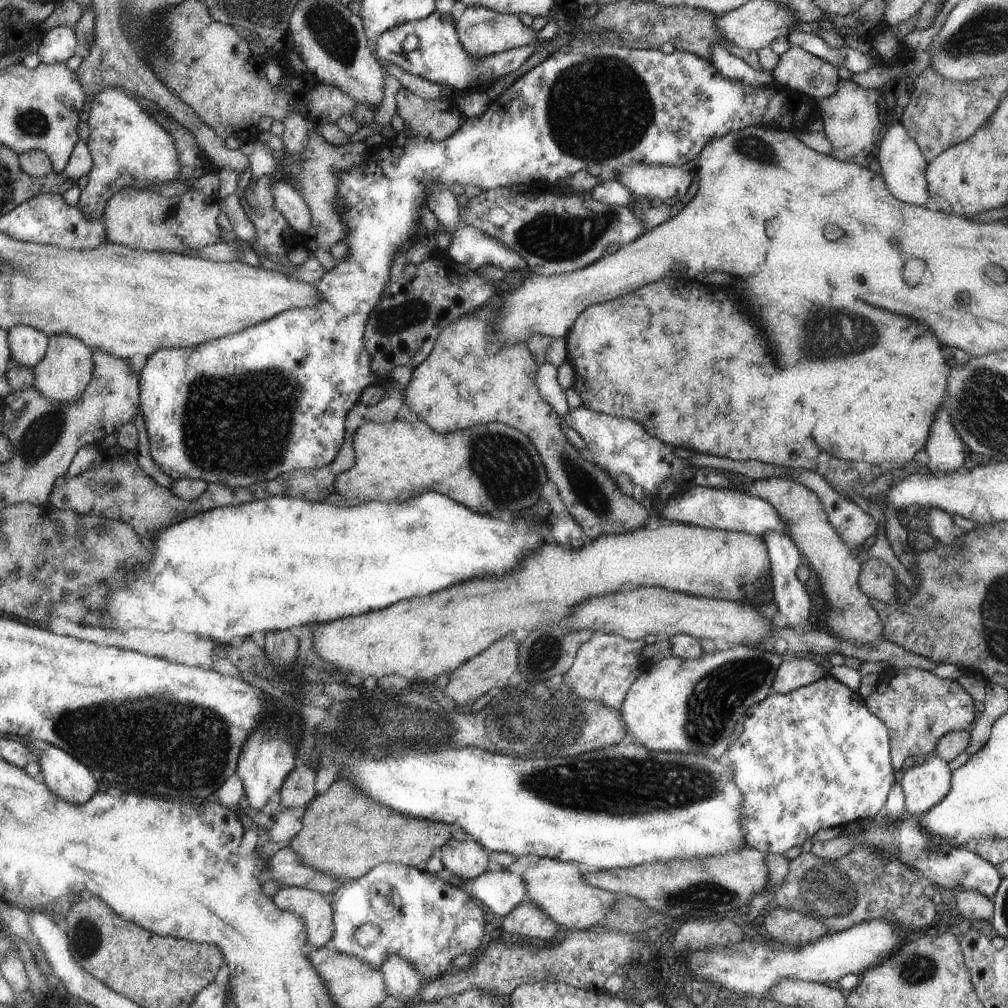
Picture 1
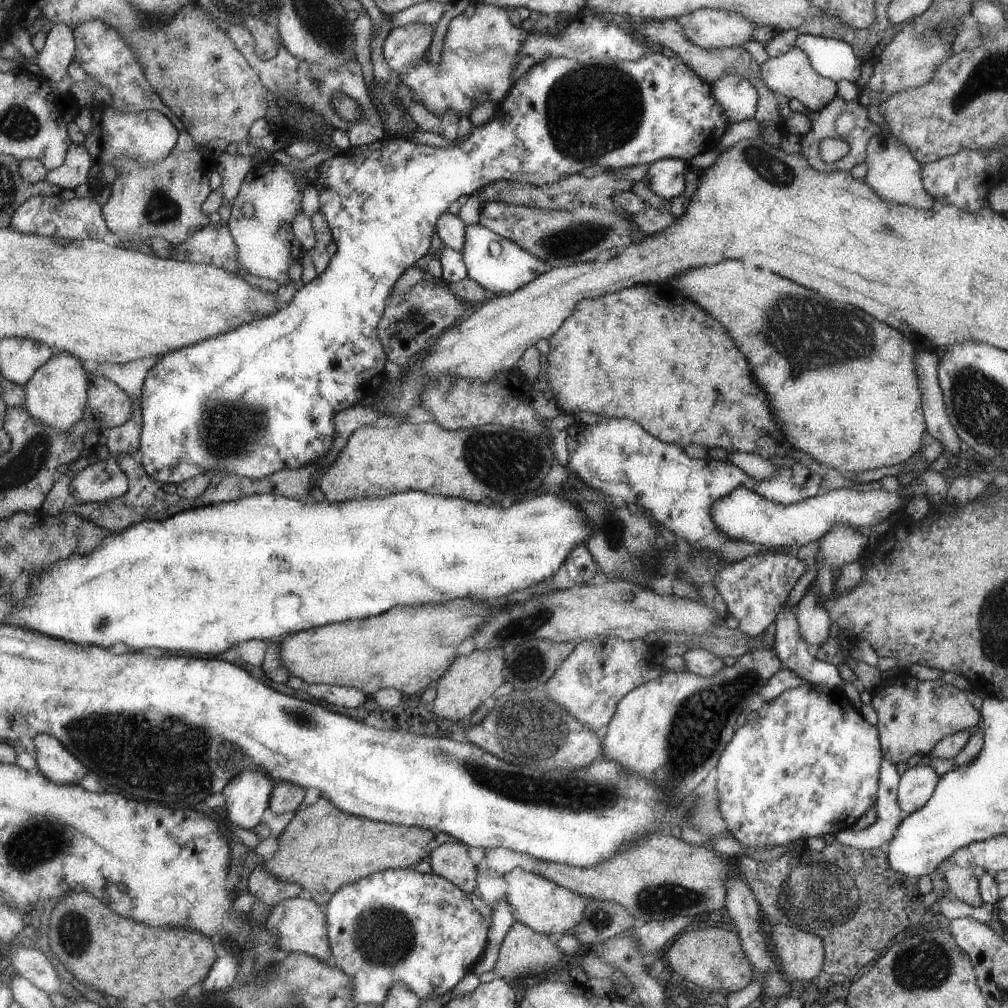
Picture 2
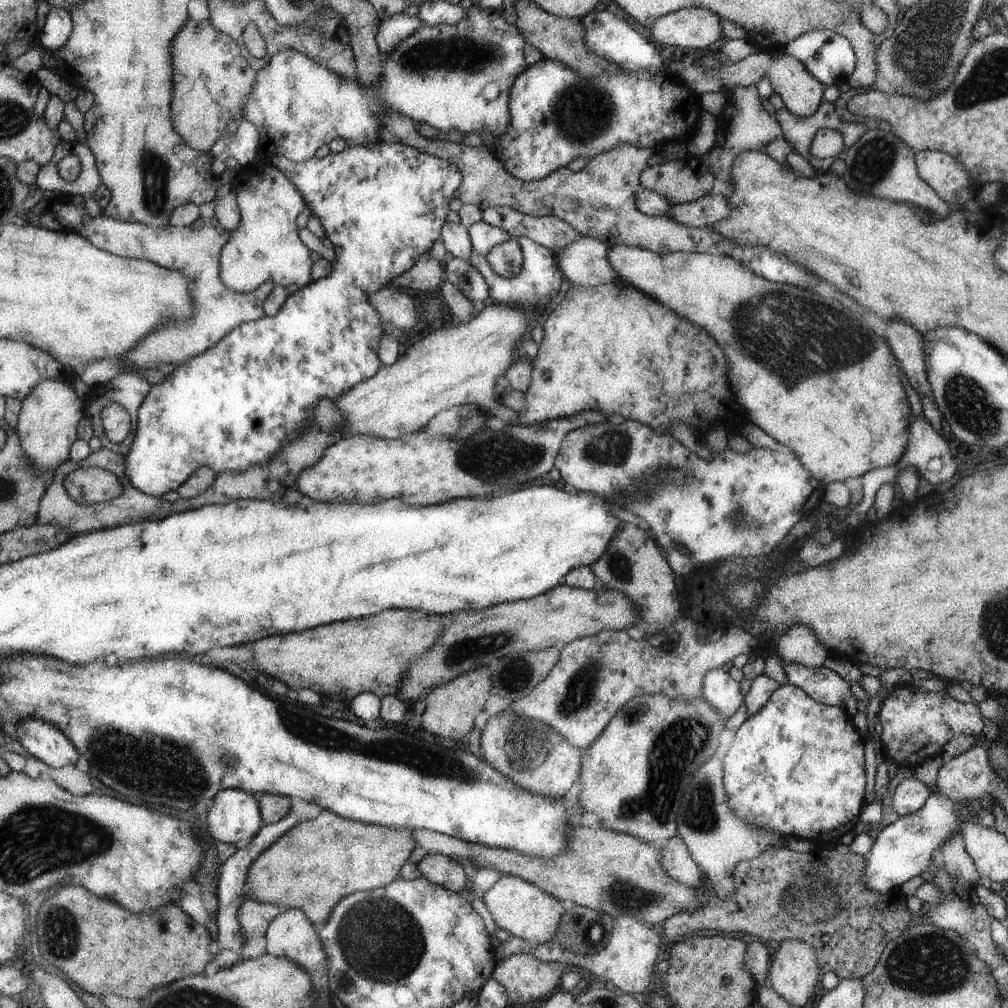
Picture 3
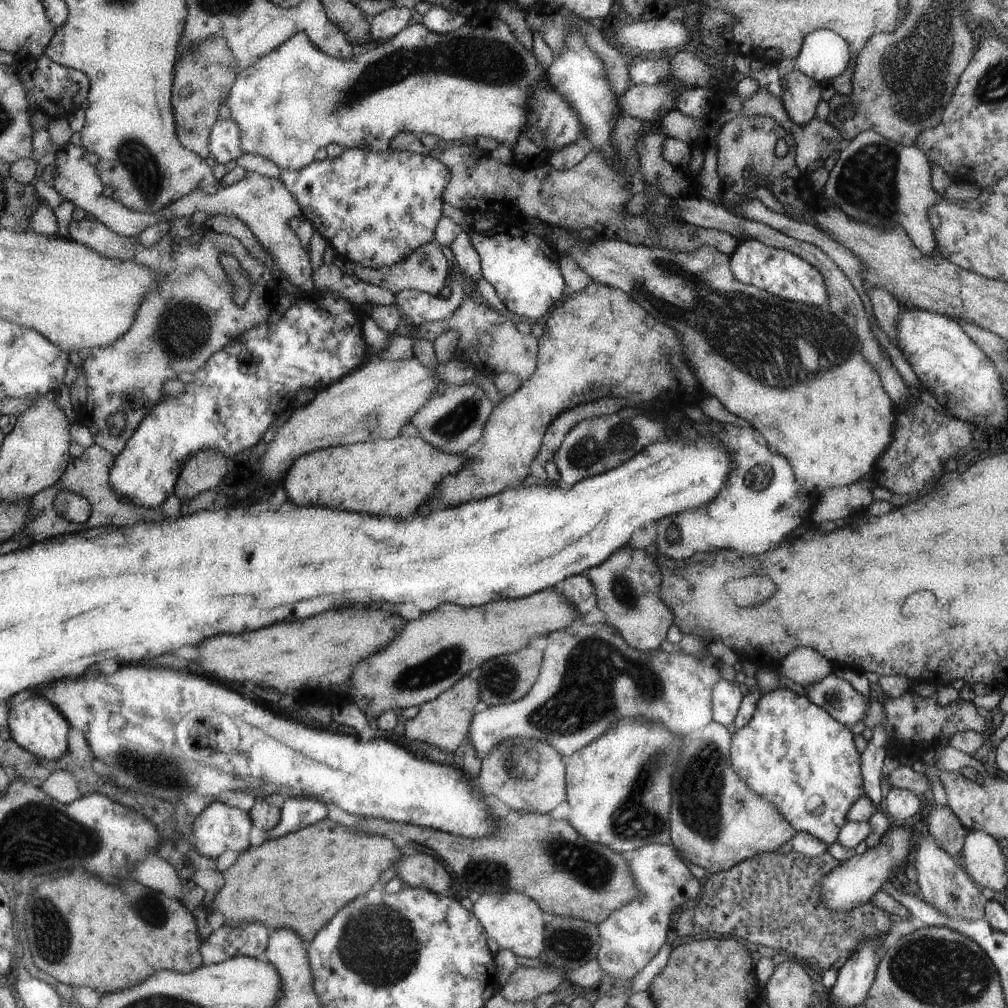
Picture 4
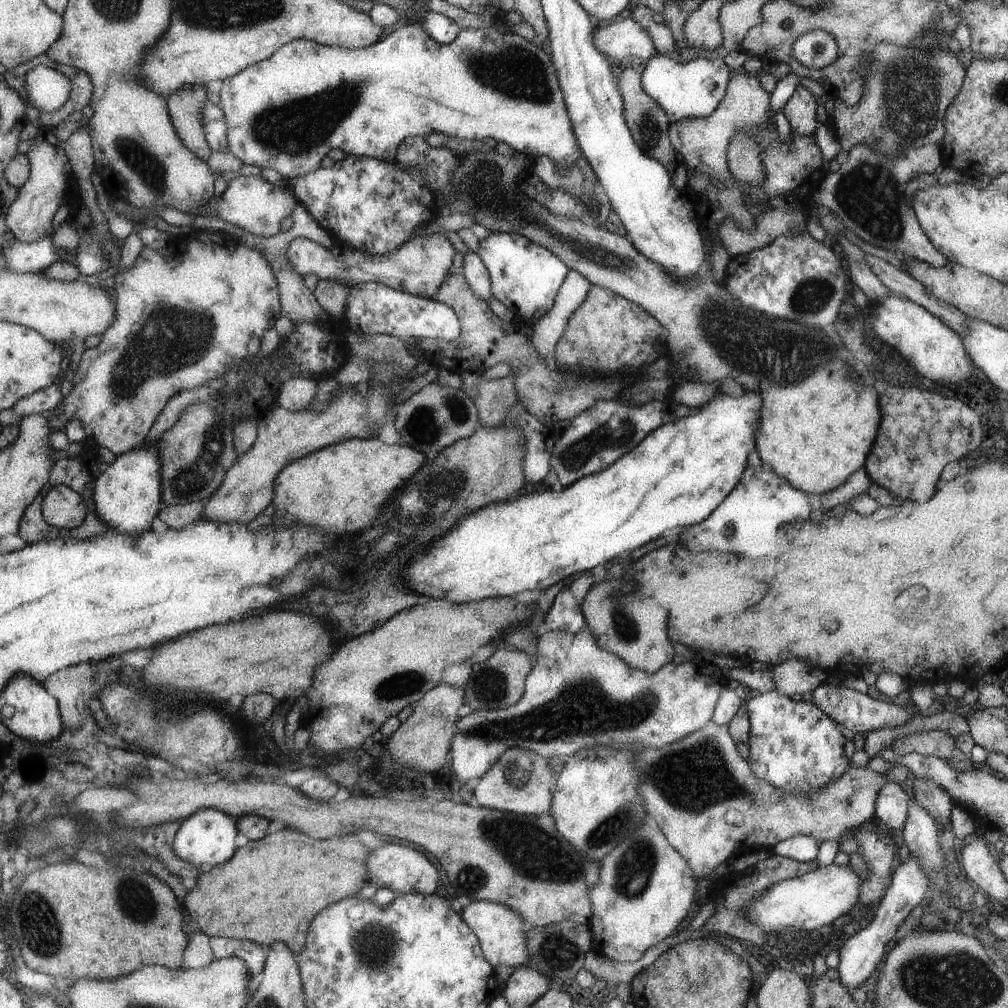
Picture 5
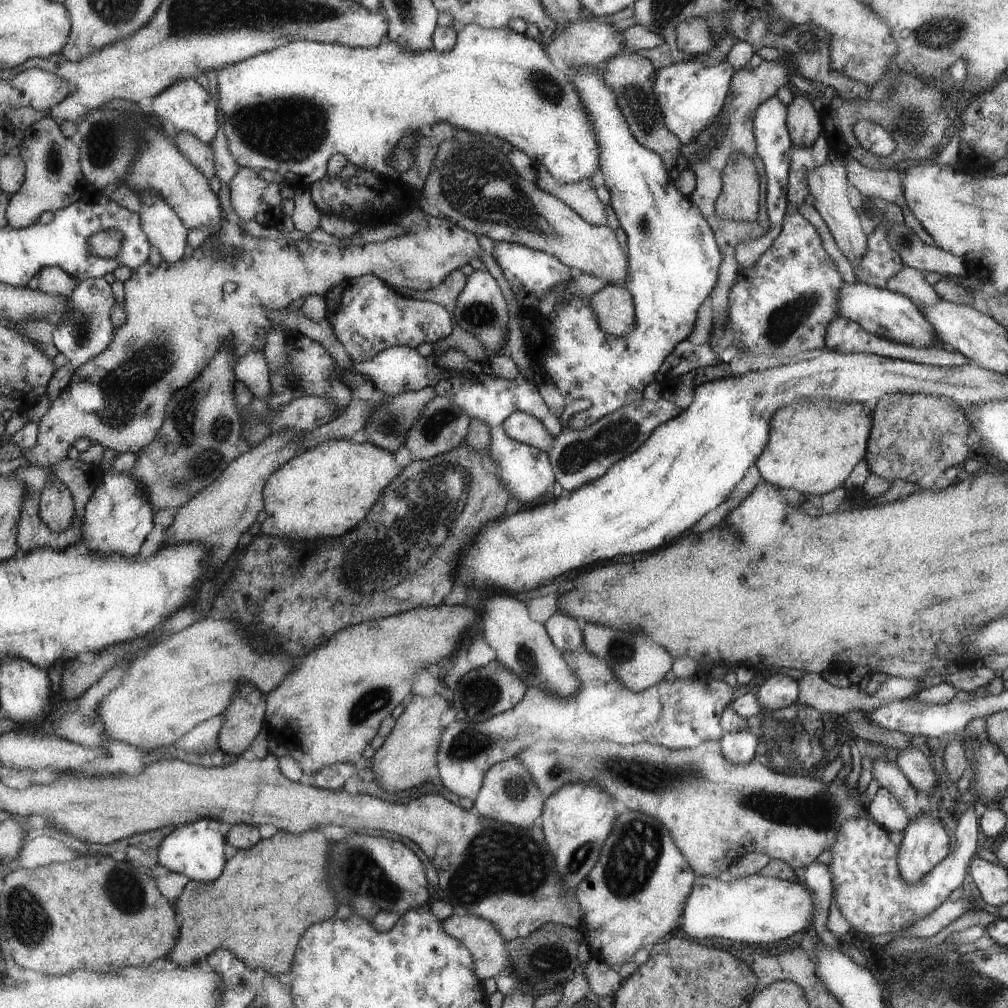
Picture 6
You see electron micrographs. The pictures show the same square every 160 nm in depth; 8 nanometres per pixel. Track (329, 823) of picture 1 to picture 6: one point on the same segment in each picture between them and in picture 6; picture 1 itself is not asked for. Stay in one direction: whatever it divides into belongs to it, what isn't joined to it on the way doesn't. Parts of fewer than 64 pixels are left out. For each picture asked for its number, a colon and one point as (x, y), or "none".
2: (321, 848)
3: (311, 866)
4: (300, 880)
5: (269, 890)
6: (267, 894)

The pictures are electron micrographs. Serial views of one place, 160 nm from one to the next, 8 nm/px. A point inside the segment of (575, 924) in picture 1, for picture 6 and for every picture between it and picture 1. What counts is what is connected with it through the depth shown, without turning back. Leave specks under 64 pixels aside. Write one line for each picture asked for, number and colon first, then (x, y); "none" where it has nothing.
2: (540, 904)
3: (521, 909)
4: (513, 920)
5: (500, 930)
6: (487, 945)

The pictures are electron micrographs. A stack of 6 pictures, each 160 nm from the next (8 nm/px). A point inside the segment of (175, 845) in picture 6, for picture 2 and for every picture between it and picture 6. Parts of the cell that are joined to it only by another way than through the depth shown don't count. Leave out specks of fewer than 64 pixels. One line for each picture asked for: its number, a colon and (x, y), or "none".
2: (247, 794)
3: (234, 817)
4: (218, 827)
5: (207, 838)

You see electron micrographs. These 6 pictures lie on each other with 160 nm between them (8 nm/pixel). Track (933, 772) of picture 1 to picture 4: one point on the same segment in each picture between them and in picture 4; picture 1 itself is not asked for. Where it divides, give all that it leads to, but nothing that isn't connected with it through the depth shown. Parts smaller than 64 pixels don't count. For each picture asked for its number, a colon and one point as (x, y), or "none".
2: (915, 785)
3: (910, 795)
4: (898, 804)

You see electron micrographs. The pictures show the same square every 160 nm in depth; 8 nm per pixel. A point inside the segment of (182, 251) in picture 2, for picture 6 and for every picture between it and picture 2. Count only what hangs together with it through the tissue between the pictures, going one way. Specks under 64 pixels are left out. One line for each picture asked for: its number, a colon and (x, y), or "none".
3: (195, 251)
4: (192, 314)
5: (183, 318)
6: (178, 314)

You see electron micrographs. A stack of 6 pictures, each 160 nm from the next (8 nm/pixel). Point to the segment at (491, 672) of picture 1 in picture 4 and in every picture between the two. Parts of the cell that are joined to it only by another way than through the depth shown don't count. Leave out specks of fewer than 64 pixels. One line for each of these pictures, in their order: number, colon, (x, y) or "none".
2: (471, 678)
3: (451, 707)
4: (443, 722)

